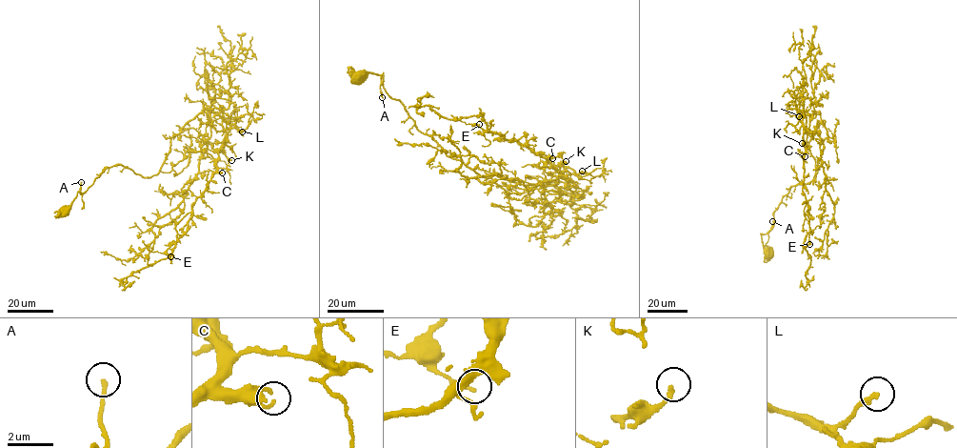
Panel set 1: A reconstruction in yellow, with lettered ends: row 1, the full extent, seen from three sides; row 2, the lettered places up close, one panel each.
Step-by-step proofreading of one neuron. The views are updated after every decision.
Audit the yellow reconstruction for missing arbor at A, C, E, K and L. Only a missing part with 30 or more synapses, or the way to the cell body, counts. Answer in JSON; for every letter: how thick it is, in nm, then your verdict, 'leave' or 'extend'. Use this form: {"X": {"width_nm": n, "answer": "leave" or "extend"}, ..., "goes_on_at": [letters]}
{"A": {"width_nm": 170, "answer": "leave"}, "C": {"width_nm": 140, "answer": "leave"}, "E": {"width_nm": 190, "answer": "leave"}, "K": {"width_nm": 220, "answer": "extend"}, "L": {"width_nm": 240, "answer": "extend"}, "goes_on_at": ["K", "L"]}

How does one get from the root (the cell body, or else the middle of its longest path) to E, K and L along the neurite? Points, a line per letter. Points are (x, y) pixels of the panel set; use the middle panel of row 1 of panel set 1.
E: (358, 77), (381, 75), (385, 90), (419, 131), (482, 176), (559, 182), (562, 173), (539, 153), (479, 124)
K: (358, 77), (381, 75), (385, 90), (419, 131), (482, 176), (554, 186), (562, 174), (554, 168), (566, 161)
L: (358, 77), (381, 75), (385, 90), (419, 131), (482, 176), (554, 186), (565, 172), (582, 171)

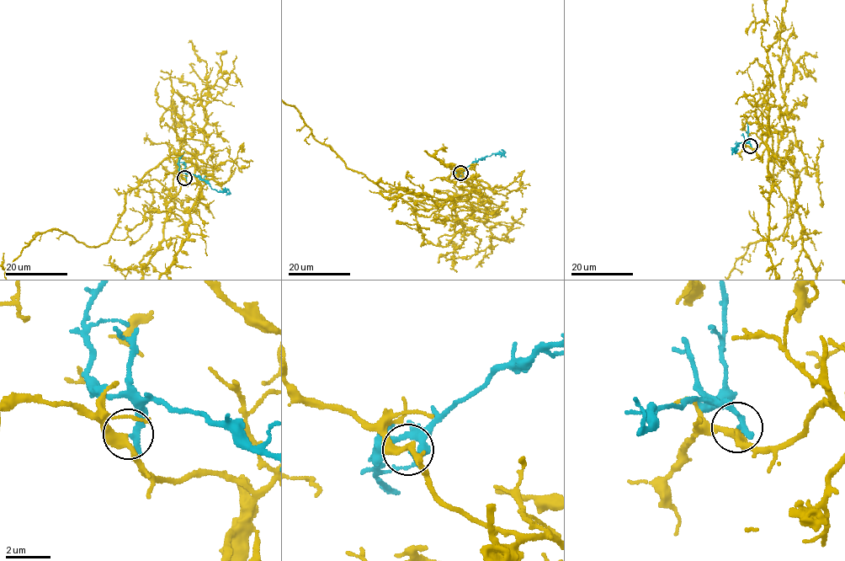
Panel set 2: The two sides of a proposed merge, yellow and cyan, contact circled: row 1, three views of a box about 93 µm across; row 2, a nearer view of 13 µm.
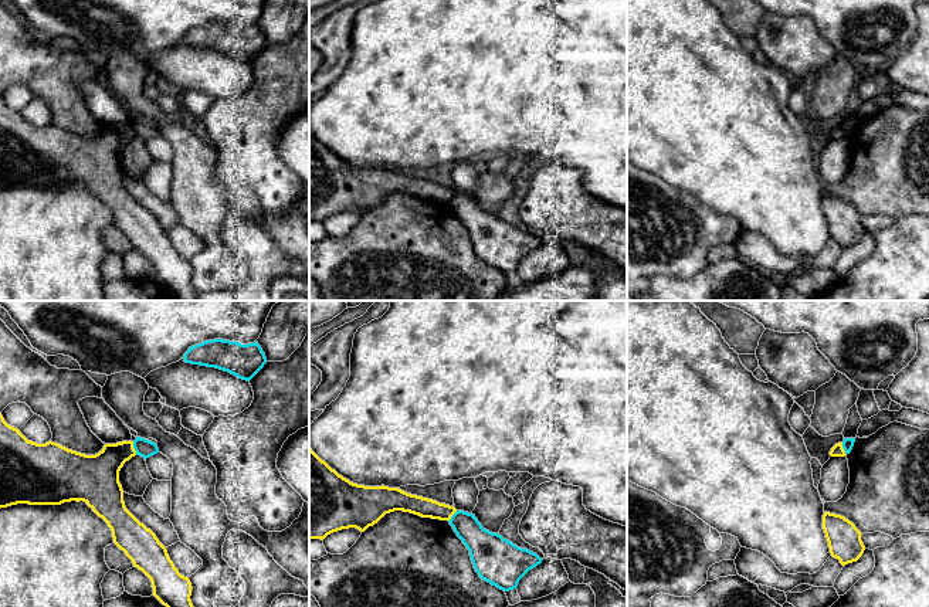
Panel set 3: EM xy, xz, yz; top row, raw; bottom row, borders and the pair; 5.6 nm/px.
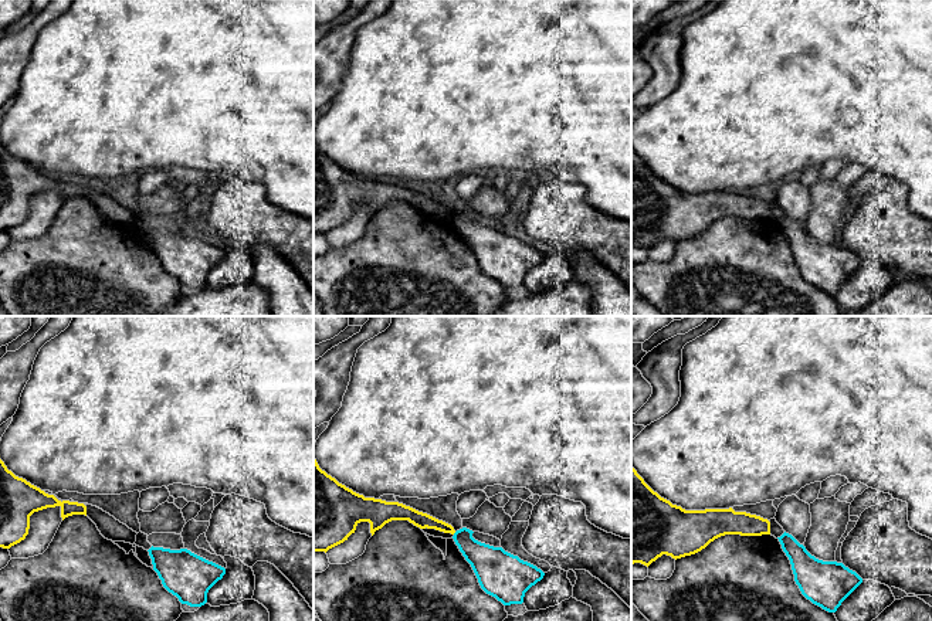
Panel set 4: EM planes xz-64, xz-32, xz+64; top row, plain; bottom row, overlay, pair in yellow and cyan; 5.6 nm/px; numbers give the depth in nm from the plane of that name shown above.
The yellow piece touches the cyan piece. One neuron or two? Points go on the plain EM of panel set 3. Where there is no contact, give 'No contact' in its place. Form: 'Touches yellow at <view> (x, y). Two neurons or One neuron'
Touches yellow at xy (134, 131). Two neurons

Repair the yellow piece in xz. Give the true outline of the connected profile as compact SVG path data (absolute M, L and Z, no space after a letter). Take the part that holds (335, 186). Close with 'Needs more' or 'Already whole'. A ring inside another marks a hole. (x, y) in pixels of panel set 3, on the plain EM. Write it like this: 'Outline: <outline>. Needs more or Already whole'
Outline: M309 129L309 221L323 223L328 217L349 210L365 214L394 193L440 203L450 203L457 194L454 189L399 170L353 166Z. Already whole

